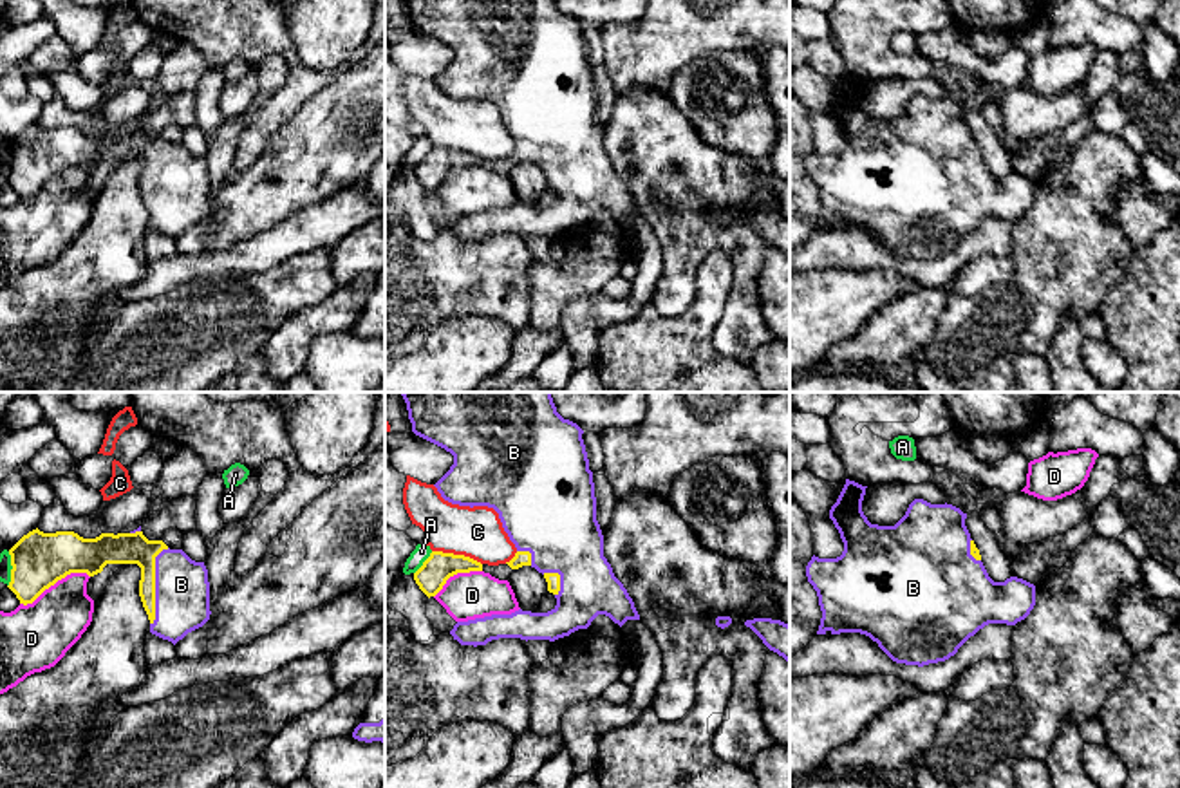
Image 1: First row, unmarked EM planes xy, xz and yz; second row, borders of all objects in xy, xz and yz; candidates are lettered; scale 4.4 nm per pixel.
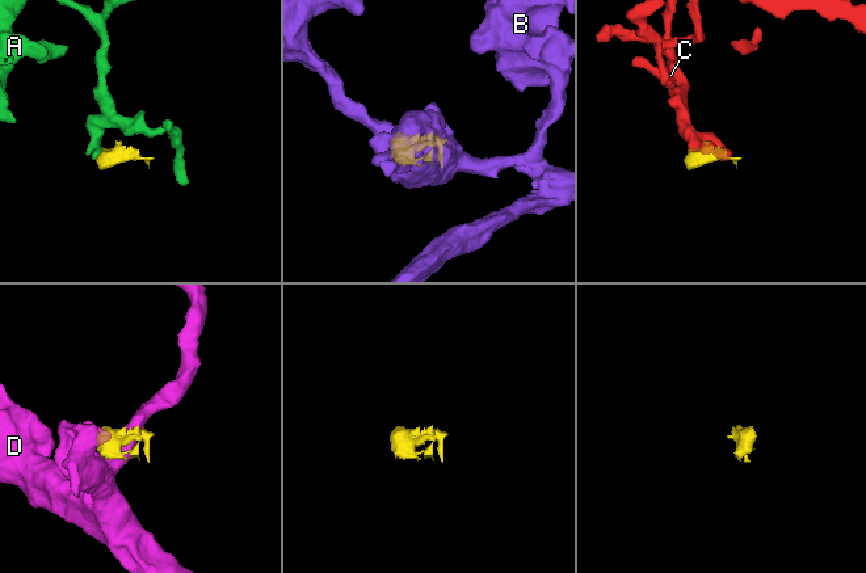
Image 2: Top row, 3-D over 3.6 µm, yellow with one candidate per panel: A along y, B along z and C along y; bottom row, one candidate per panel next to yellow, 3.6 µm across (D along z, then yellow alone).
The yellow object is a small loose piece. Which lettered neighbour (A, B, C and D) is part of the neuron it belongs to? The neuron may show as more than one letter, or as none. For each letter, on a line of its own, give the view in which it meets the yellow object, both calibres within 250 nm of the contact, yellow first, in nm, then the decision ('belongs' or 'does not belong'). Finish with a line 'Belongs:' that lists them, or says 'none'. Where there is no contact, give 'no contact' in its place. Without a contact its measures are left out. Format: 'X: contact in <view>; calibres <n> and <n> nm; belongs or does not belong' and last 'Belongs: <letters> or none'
A: contact in xy; calibres 240 and 50 nm; does not belong
B: contact in xy; calibres 140 and 240 nm; belongs
C: contact in xz; calibres 140 and 220 nm; does not belong
D: contact in xy; calibres 240 and 280 nm; does not belong
Belongs: B

